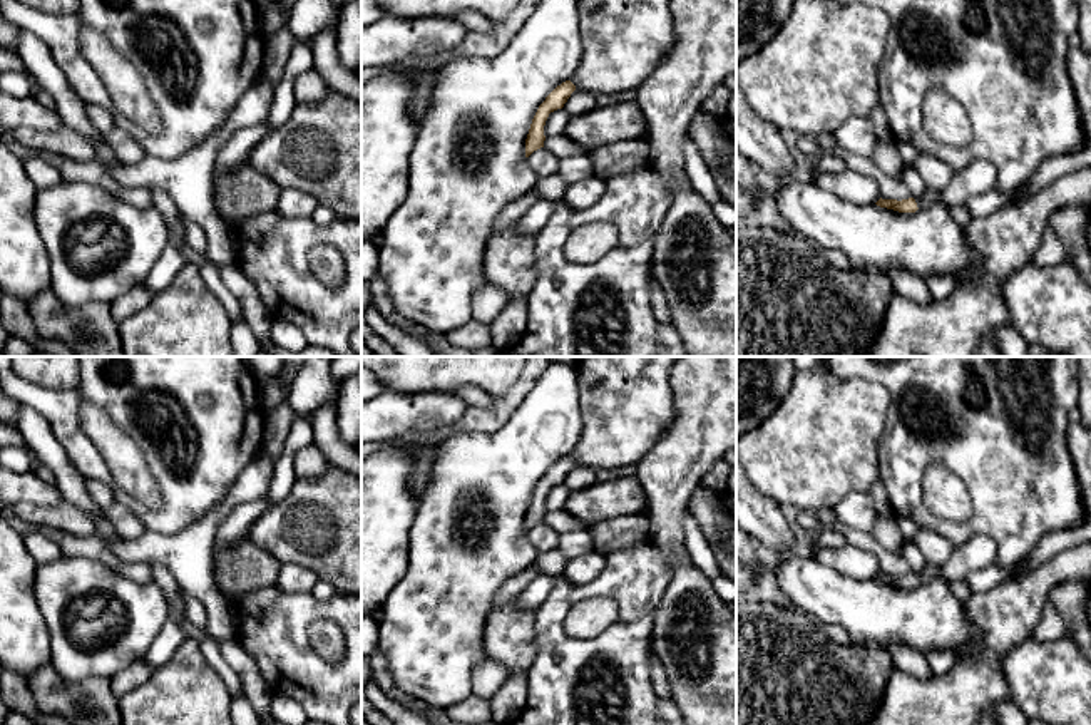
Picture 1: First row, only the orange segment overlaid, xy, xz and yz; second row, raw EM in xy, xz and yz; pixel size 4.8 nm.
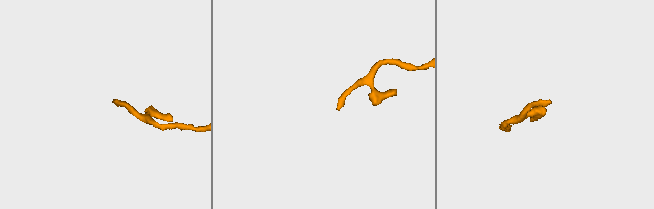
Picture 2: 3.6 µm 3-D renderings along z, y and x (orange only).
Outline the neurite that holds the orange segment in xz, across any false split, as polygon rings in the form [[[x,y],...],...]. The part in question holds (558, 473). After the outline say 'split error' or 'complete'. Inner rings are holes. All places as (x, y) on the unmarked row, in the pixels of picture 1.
[[[566,455],[557,460],[539,481],[525,514],[525,532],[529,532],[534,526],[544,522],[544,501],[549,489],[557,484],[562,484],[574,465],[576,460],[571,455]]]; complete

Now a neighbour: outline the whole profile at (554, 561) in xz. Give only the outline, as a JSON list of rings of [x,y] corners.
[[[556,548],[549,553],[539,553],[534,566],[540,574],[562,574],[567,564],[567,558]]]

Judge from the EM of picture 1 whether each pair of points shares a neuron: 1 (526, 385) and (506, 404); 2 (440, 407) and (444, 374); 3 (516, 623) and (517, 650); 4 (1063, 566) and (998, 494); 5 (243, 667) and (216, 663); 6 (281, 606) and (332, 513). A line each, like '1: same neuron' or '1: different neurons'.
1: same neuron
2: different neurons
3: same neuron
4: different neurons
5: different neurons
6: different neurons

